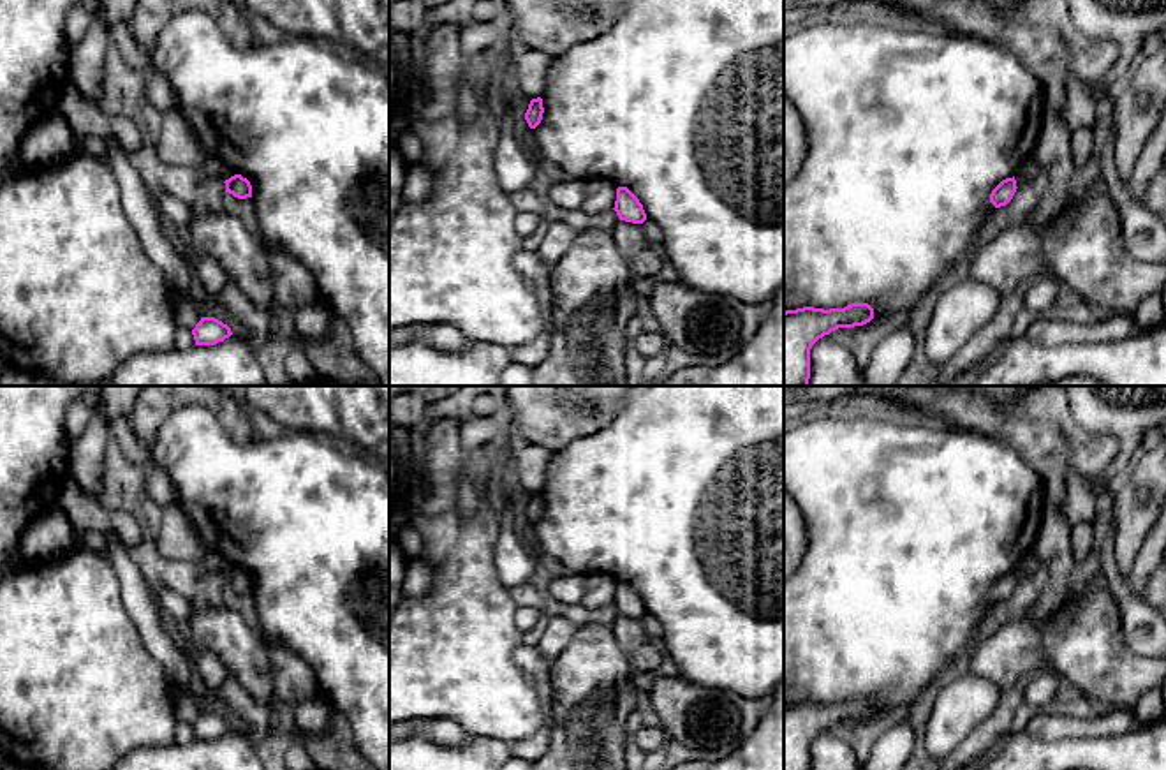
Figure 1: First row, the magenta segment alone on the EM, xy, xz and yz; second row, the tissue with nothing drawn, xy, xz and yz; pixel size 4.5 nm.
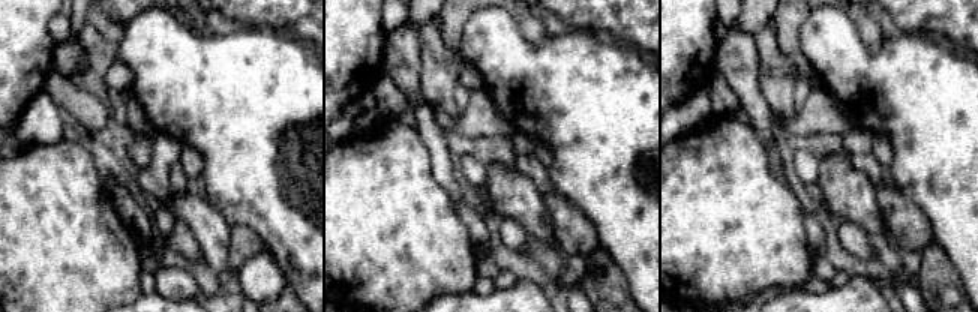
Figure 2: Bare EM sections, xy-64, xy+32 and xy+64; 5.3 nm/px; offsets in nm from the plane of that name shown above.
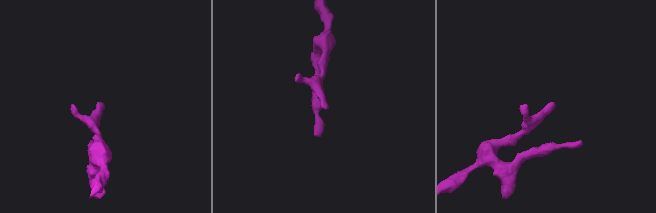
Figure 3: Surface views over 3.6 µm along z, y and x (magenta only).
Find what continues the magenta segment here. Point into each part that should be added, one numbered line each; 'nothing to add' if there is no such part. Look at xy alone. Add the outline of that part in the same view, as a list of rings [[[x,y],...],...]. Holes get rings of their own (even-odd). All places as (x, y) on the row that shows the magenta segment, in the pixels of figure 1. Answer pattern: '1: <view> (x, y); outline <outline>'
nothing to add

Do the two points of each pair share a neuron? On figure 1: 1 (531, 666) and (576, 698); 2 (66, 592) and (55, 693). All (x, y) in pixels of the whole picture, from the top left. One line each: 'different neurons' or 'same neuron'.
1: different neurons
2: same neuron

